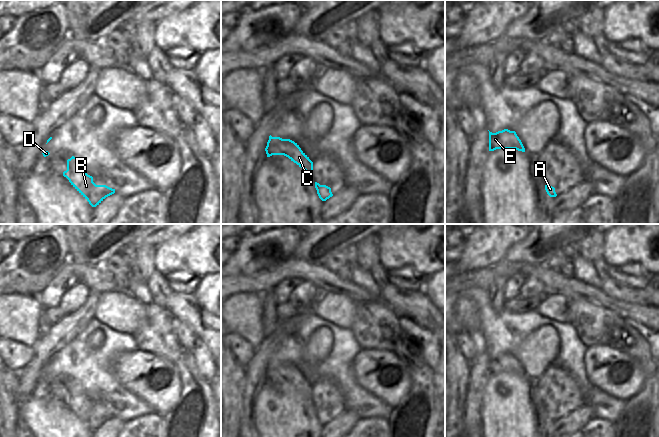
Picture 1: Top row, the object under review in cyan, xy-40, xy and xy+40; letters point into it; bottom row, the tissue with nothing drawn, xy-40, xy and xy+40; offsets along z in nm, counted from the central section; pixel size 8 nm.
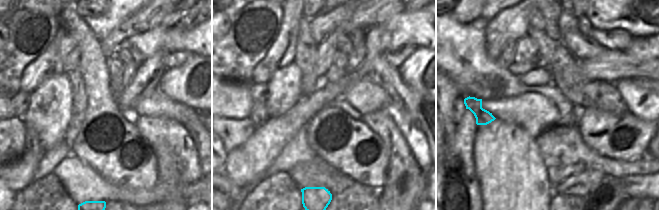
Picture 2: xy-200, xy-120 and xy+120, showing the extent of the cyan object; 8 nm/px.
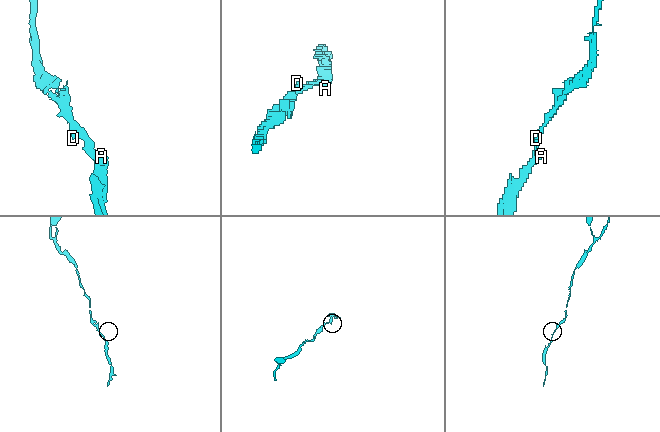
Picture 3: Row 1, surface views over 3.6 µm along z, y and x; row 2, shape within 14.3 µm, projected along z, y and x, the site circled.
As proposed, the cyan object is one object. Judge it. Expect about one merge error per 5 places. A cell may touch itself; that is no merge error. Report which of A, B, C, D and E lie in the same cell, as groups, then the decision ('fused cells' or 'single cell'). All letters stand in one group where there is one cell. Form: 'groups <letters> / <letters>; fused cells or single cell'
groups A B C D E; single cell

